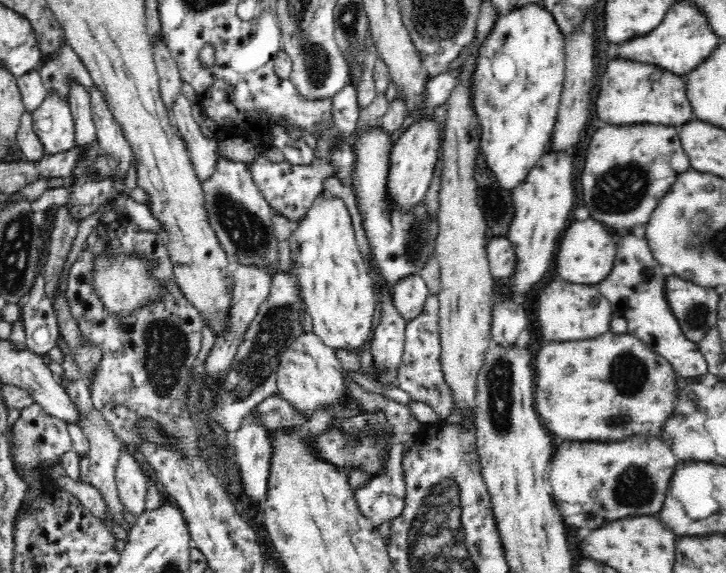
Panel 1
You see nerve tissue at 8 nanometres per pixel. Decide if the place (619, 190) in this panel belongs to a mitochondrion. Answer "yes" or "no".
yes

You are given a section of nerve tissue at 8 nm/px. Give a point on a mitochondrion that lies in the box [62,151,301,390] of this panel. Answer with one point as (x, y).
(249, 232)

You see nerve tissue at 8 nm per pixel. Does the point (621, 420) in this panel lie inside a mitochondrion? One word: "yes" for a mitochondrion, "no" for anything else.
yes

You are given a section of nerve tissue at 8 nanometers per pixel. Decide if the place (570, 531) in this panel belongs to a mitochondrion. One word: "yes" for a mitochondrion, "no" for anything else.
no

